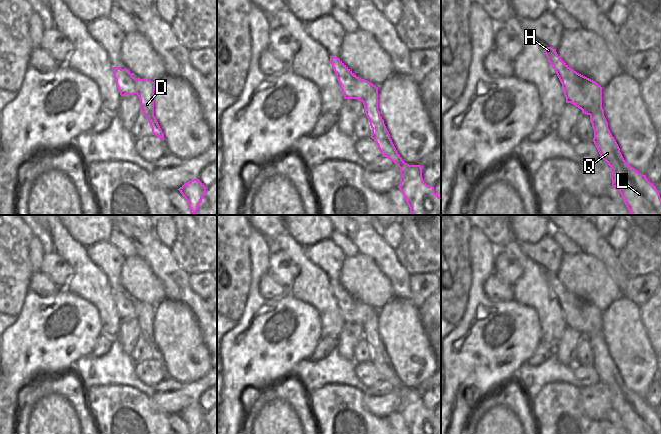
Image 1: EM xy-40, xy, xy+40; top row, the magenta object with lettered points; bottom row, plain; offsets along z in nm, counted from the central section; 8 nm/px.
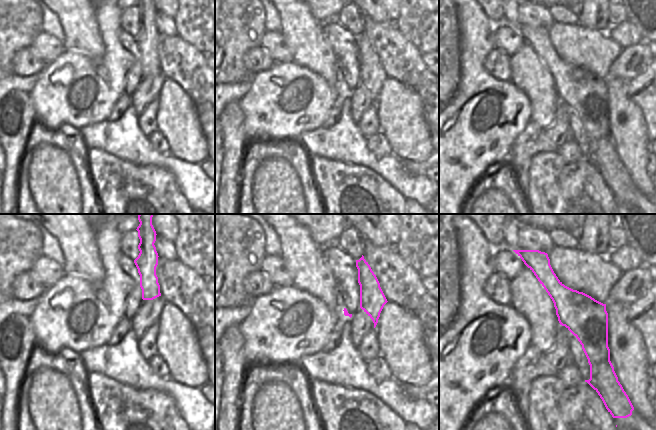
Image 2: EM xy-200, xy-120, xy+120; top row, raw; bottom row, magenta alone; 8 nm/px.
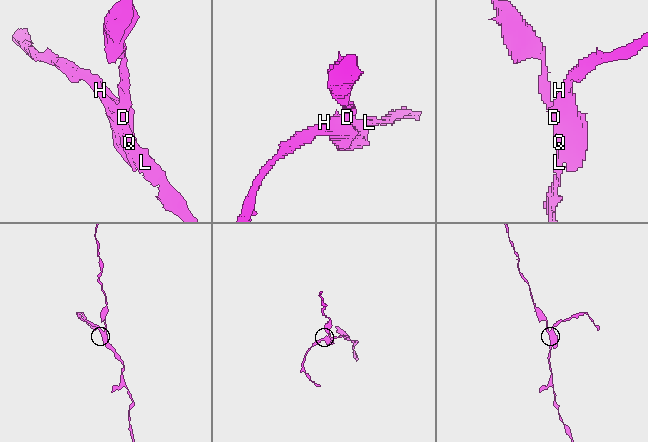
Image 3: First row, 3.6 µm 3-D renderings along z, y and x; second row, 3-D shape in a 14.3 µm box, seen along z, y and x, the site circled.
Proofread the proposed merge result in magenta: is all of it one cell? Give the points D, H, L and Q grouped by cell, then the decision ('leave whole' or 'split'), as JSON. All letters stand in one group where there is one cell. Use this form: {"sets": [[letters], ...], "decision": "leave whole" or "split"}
{"sets": [["D", "L", "Q"], ["H"]], "decision": "split"}

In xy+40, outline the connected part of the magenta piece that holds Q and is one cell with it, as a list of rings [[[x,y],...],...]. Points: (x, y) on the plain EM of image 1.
[[[603,332],[590,336],[594,354],[593,366],[603,383],[610,390],[612,411],[621,418],[628,434],[661,434],[661,422],[656,411],[631,391],[623,382],[612,360]]]

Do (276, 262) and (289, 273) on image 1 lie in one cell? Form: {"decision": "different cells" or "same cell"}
{"decision": "same cell"}

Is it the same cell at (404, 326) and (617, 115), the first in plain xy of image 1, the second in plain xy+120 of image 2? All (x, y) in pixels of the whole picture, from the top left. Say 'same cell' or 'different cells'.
same cell

